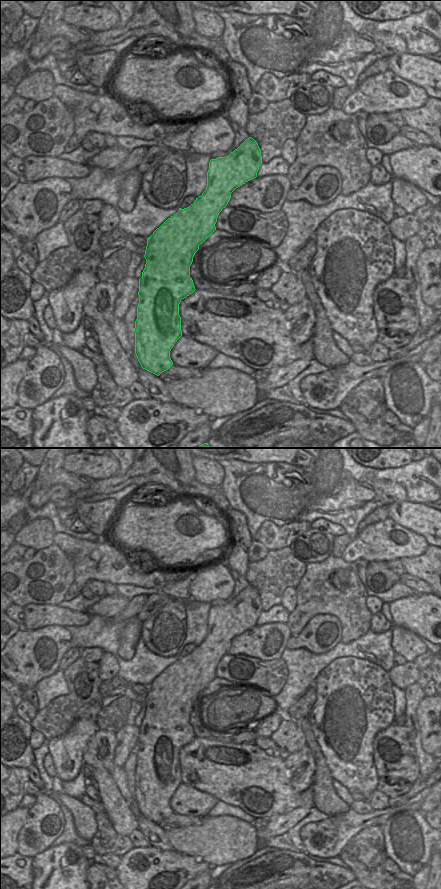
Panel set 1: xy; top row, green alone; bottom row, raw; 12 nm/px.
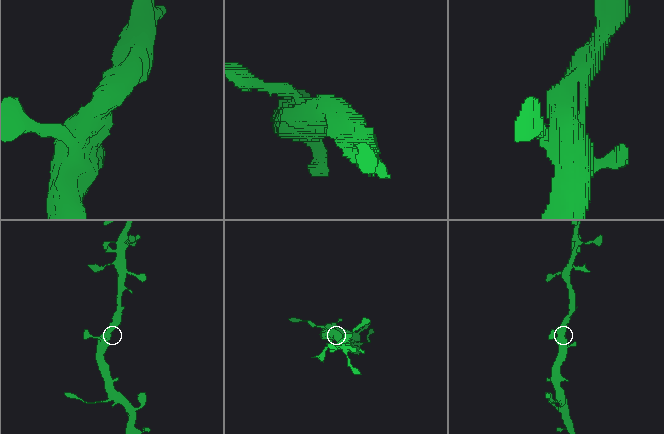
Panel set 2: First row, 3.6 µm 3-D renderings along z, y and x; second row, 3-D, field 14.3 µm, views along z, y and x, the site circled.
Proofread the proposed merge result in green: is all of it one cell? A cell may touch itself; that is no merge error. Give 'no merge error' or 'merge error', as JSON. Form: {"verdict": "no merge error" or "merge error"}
{"verdict": "no merge error"}

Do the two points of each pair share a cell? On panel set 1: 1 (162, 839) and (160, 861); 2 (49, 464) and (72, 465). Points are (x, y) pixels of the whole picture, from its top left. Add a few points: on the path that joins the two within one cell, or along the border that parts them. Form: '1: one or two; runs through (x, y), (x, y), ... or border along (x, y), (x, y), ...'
1: two; border along (150, 844), (163, 850), (173, 850)
2: two; border along (65, 458), (61, 468)

